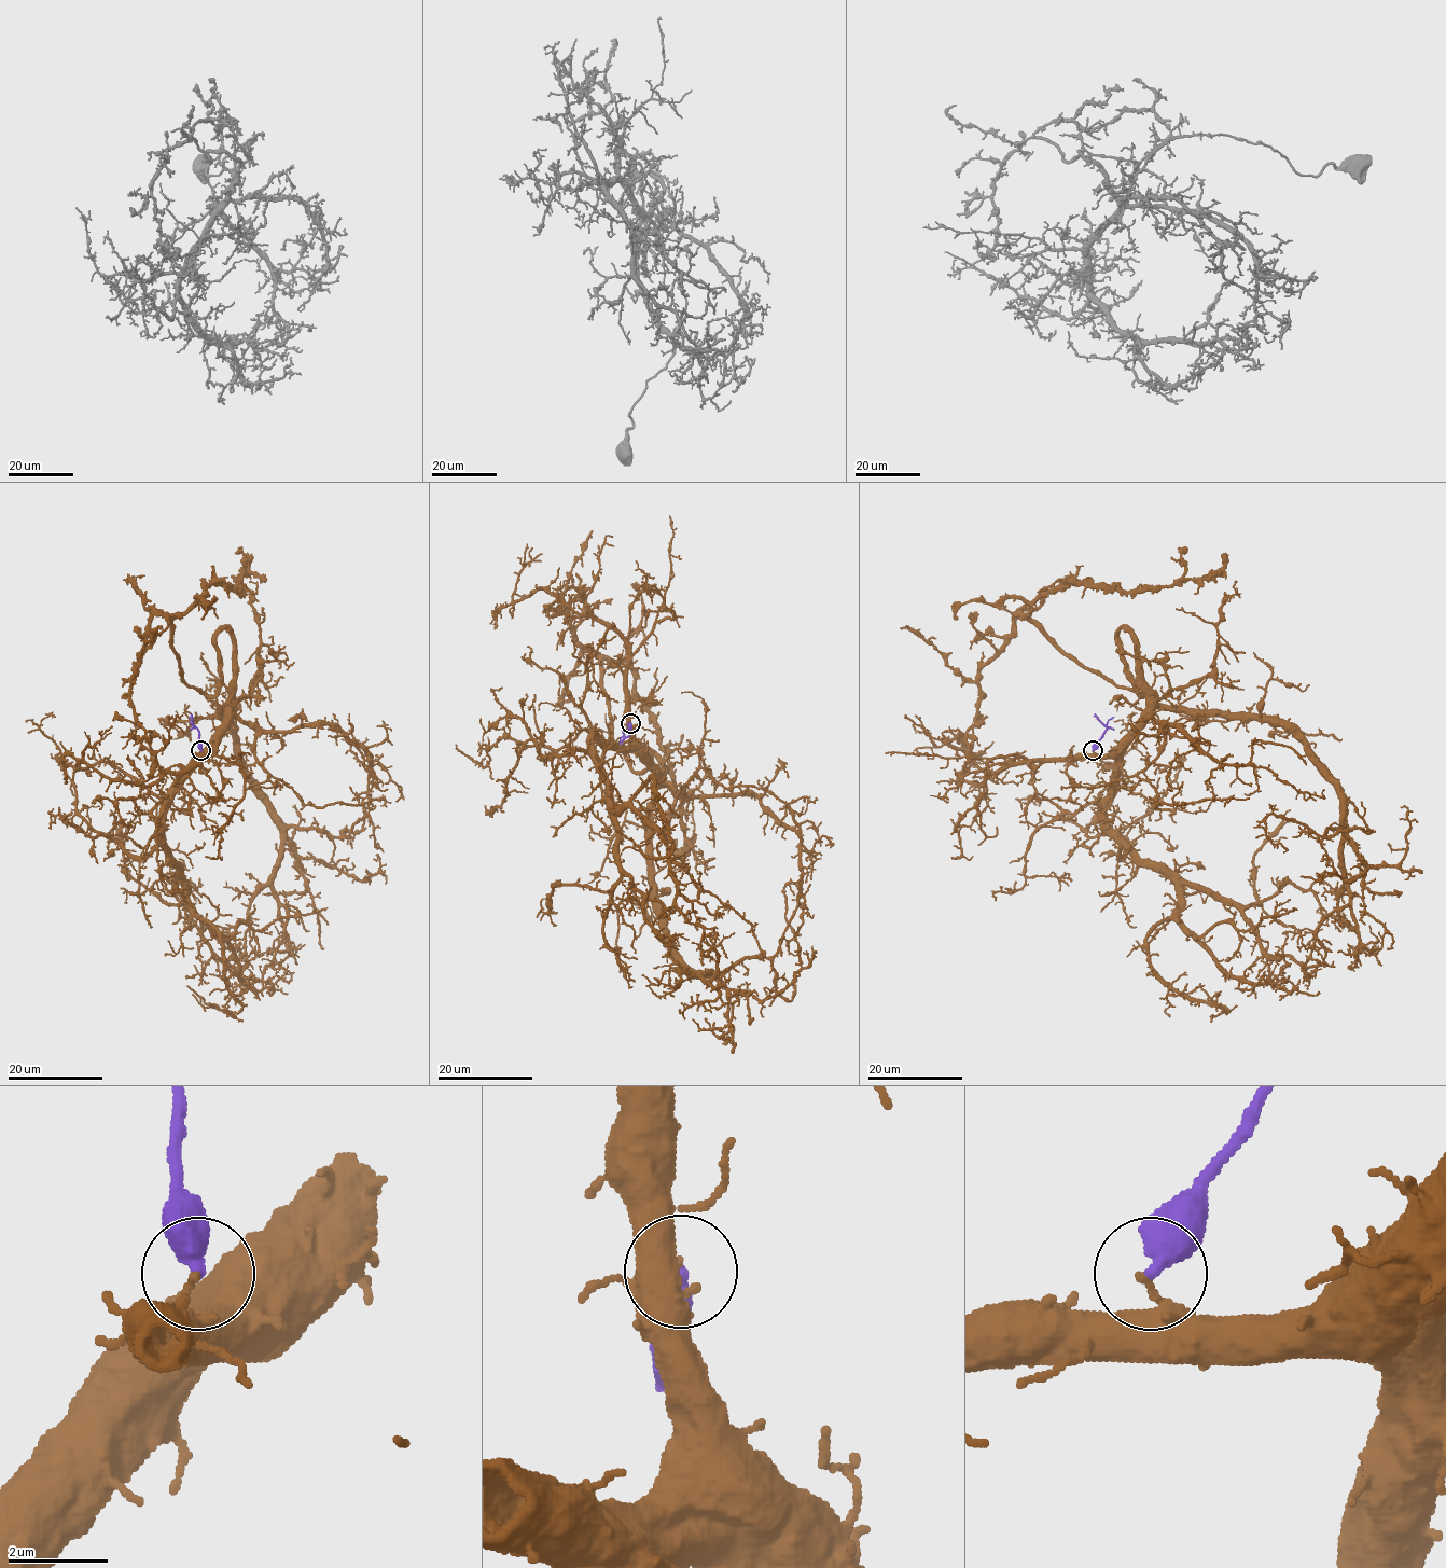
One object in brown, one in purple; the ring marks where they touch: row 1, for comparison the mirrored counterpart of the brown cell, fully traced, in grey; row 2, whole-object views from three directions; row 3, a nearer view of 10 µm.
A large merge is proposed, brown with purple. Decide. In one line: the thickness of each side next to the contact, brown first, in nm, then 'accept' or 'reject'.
200/460 nm | reject

